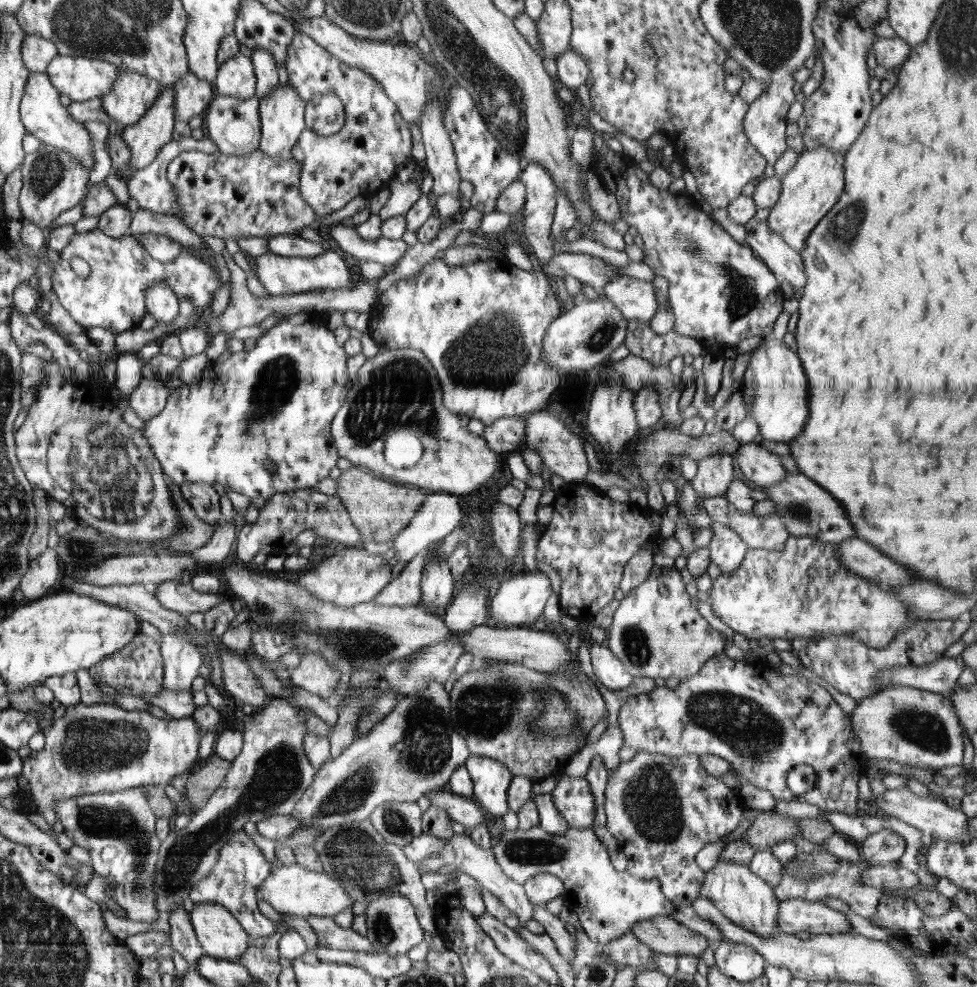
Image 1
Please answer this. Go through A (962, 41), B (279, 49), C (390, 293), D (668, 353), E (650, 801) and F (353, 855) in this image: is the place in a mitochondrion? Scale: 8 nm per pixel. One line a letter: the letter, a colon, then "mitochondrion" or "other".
A: mitochondrion
B: other
C: other
D: other
E: mitochondrion
F: mitochondrion

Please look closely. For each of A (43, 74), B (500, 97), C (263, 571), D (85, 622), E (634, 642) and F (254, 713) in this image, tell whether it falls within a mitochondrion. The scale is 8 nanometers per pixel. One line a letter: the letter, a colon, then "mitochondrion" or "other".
A: other
B: mitochondrion
C: other
D: other
E: mitochondrion
F: other

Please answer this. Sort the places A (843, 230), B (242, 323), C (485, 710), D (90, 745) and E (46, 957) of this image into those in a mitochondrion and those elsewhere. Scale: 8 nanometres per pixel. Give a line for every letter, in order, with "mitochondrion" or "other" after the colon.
A: mitochondrion
B: other
C: mitochondrion
D: mitochondrion
E: mitochondrion

